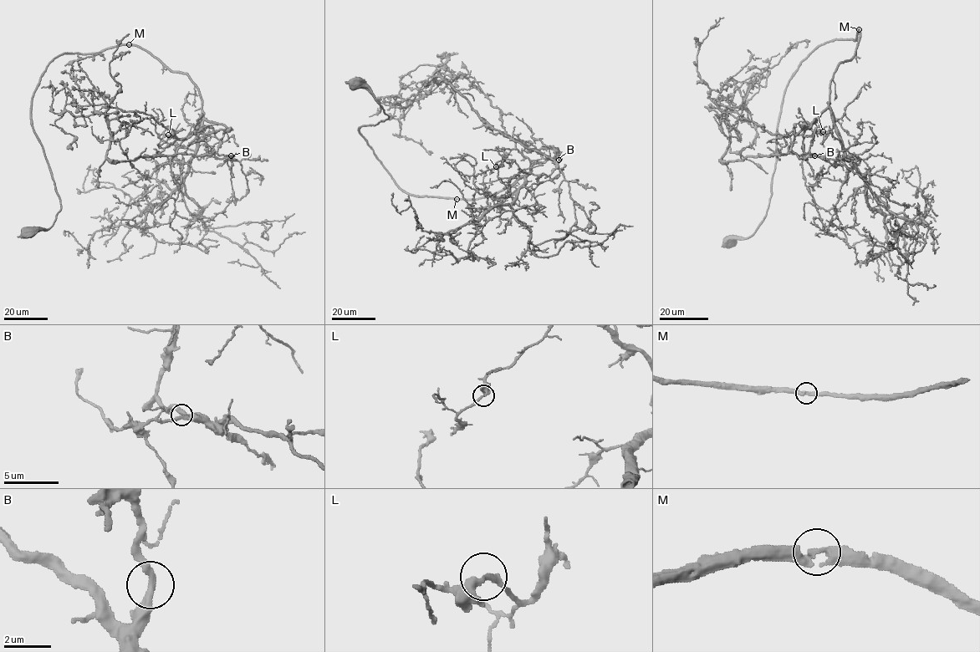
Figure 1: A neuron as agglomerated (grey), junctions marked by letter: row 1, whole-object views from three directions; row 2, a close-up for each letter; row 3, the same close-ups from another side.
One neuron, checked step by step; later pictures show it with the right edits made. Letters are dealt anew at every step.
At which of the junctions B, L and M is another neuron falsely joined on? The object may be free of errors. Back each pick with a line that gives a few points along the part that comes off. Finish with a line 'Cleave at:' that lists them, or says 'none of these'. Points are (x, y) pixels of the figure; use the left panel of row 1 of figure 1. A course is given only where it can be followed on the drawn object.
Cleave at: none of these

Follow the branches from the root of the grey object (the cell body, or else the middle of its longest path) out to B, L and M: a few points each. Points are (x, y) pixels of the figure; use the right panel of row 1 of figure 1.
B: (729, 241), (766, 216), (792, 73), (859, 29), (829, 105), (801, 125), (814, 155)
L: (729, 241), (766, 216), (792, 73), (859, 29), (803, 136), (823, 131)
M: (729, 241), (749, 237), (766, 216), (776, 129), (792, 73), (819, 46), (854, 40), (859, 29)

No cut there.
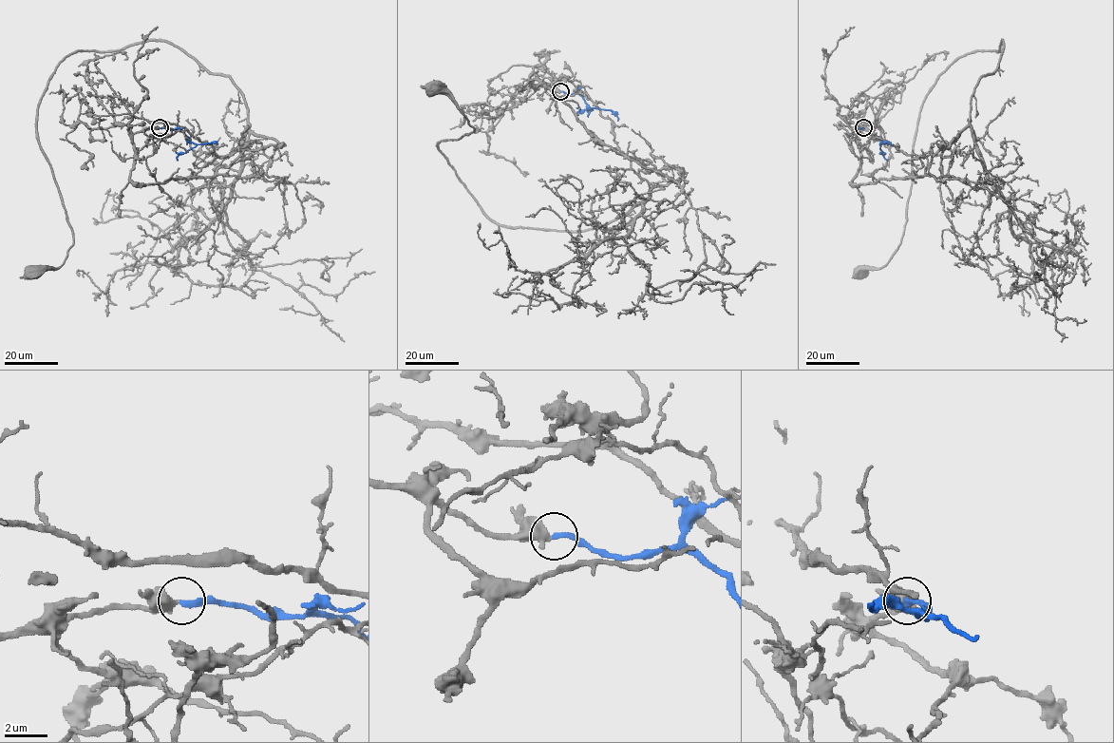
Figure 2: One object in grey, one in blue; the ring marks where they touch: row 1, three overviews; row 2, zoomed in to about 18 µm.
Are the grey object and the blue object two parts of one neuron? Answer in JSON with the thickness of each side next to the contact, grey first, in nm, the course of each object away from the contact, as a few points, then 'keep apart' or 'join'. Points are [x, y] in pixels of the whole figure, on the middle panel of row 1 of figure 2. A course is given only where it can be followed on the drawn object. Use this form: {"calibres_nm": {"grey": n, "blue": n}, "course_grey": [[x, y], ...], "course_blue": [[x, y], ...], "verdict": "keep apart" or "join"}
{"calibres_nm": {"grey": 500, "blue": 260}, "course_grey": [[560, 91], [533, 85], [579, 81], [650, 187], [578, 231], [486, 215], [437, 147], [474, 129], [433, 87]], "course_blue": [[560, 91], [579, 93], [590, 108], [597, 108], [579, 110], [578, 115]], "verdict": "join"}

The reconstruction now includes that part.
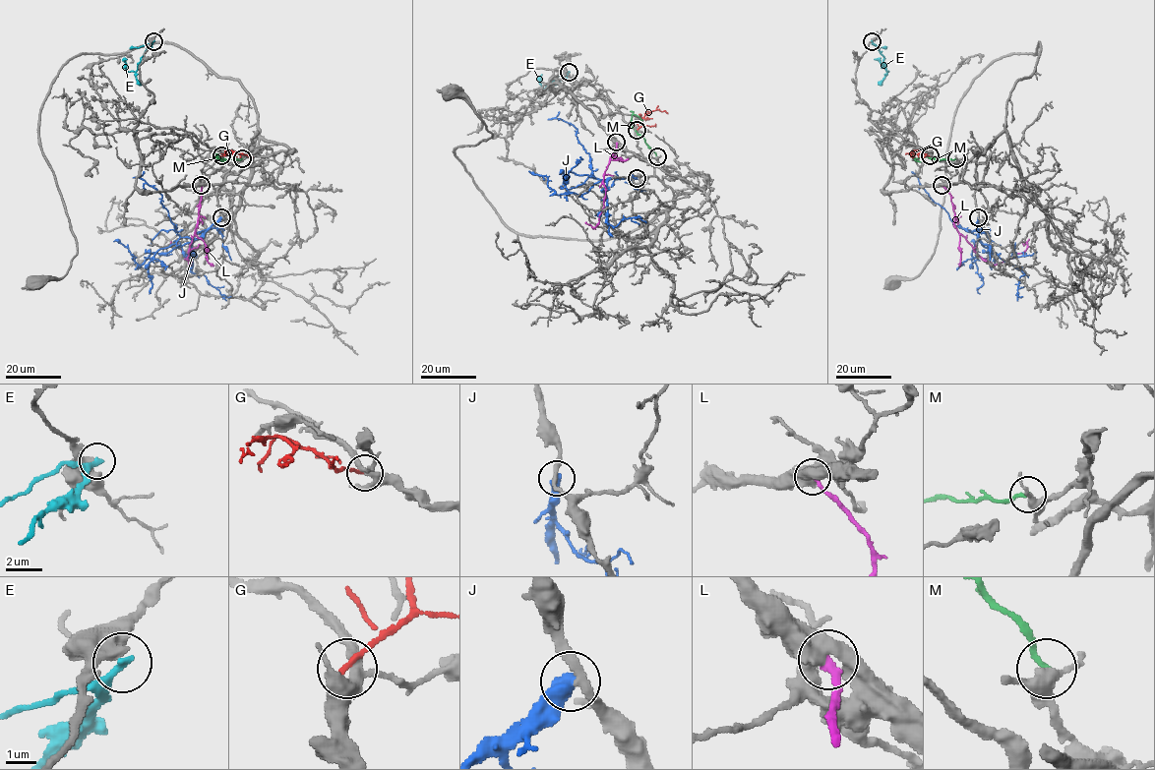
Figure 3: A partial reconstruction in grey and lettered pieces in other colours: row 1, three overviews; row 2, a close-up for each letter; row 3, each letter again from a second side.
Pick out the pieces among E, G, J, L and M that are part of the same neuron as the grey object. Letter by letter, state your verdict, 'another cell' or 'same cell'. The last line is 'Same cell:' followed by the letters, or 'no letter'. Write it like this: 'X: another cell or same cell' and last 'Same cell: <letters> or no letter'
E: another cell
G: another cell
J: another cell
L: another cell
M: another cell
Same cell: no letter

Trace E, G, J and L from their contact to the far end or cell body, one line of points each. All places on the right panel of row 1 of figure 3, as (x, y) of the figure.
E: (872, 41), (883, 56), (887, 72), (879, 60), (874, 59)
G: (930, 155), (917, 150), (911, 151), (909, 154), (913, 157)
J: (978, 216), (979, 238), (954, 225), (948, 212), (929, 196), (911, 172)
L: (942, 185), (951, 196), (954, 227), (985, 261), (1000, 265), (1022, 253), (1027, 243), (1024, 245), (1022, 241)

